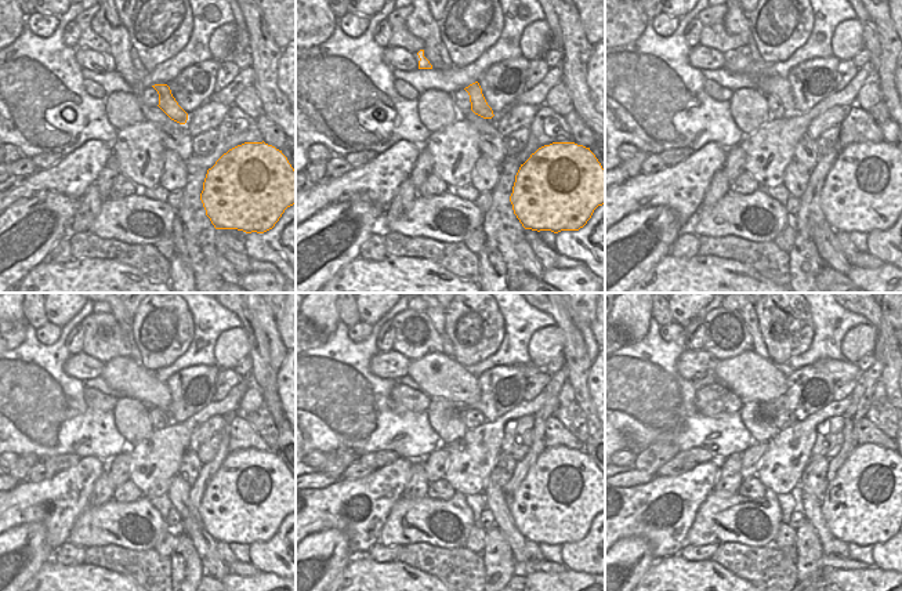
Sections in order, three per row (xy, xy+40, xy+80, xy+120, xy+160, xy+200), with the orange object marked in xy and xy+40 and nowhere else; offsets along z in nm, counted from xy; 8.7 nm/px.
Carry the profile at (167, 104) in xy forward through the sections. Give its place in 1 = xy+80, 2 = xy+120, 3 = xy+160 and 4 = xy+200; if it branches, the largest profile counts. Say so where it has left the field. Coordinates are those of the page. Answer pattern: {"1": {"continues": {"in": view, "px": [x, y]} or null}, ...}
{"1": {"continues": {"in": "xy+80", "px": [738, 60]}}, "2": {"continues": {"in": "xy+120", "px": [125, 374]}}, "3": {"continues": {"in": "xy+160", "px": [438, 376]}}, "4": {"continues": {"in": "xy+200", "px": [752, 377]}}}

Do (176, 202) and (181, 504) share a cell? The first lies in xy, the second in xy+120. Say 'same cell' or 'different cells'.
different cells

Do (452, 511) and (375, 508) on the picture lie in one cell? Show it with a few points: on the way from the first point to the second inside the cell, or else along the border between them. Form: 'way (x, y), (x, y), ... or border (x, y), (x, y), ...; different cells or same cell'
border (401, 496), (392, 506), (379, 539); different cells

